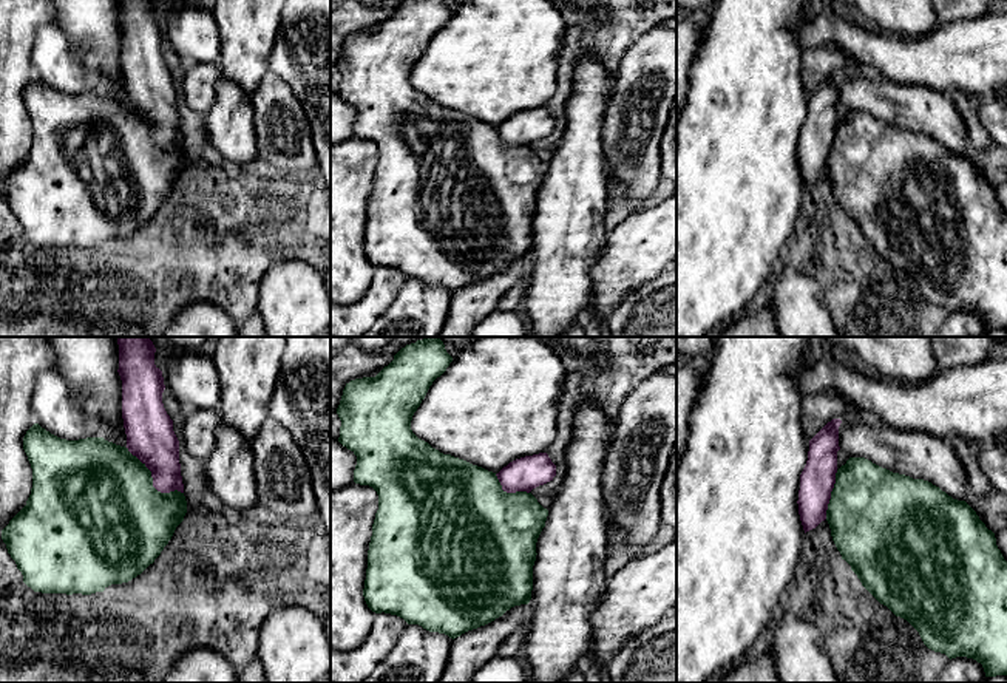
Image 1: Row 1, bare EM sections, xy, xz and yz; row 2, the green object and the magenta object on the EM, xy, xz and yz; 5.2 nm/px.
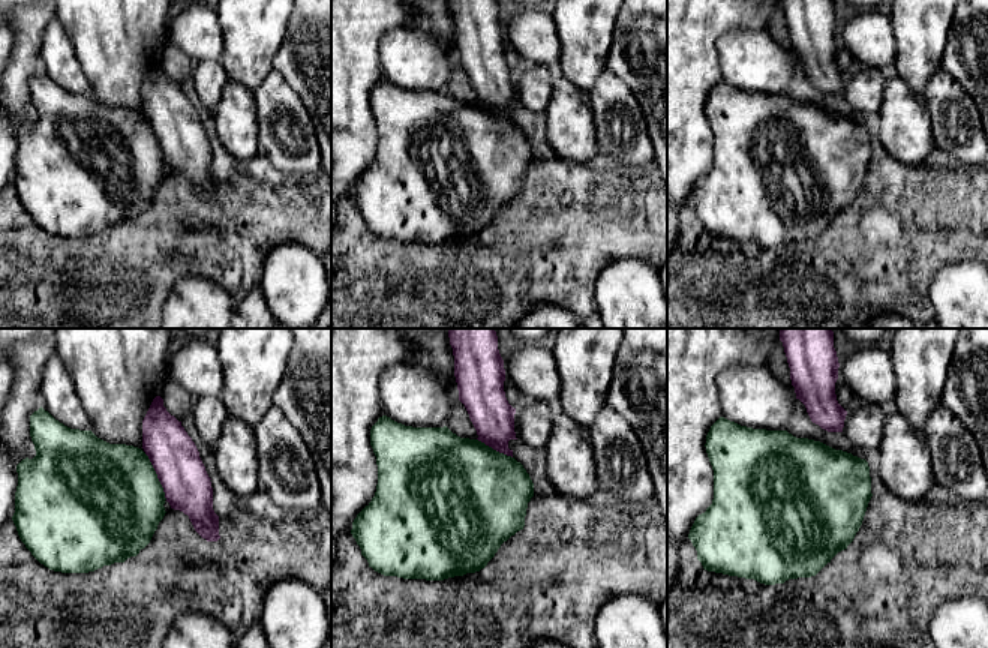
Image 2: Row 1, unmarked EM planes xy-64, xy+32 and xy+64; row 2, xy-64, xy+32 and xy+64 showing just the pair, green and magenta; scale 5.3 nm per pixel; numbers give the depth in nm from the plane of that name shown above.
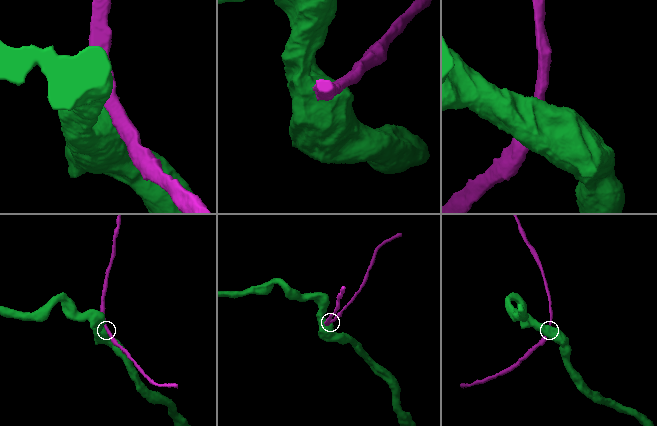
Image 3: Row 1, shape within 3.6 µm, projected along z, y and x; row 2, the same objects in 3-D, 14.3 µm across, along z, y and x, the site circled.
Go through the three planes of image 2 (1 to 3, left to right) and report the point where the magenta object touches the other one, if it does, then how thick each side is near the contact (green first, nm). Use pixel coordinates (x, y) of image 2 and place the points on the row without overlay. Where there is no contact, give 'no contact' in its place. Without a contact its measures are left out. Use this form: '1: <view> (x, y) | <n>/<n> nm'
1: xy-64 (156, 140) | 500/260 nm
2: xy+32 (495, 114) | 500/220 nm
3: no contact

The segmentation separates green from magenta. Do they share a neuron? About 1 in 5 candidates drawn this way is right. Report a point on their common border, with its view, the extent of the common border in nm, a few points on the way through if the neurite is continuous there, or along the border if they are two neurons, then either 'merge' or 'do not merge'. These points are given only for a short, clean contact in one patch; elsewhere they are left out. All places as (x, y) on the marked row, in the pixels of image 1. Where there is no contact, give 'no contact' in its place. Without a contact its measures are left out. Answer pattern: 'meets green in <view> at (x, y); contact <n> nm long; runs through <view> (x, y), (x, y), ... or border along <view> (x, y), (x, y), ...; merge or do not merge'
meets green in xy at (152, 481); contact 380 nm long; border along xy (127, 447), (150, 472), (152, 484), (158, 490), (183, 493); do not merge

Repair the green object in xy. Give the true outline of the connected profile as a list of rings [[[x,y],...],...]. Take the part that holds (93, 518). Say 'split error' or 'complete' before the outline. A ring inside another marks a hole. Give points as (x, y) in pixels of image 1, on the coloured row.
complete | [[[34,423],[23,437],[23,450],[32,468],[32,488],[26,505],[2,530],[2,539],[23,583],[34,592],[91,595],[111,584],[128,583],[154,562],[184,521],[184,493],[158,491],[151,471],[125,447],[103,437],[60,439]]]

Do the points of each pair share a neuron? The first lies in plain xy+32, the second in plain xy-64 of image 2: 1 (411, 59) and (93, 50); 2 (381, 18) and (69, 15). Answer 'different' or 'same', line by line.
1: different
2: different

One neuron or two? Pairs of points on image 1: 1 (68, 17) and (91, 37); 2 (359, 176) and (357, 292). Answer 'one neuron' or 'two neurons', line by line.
1: one neuron
2: one neuron

